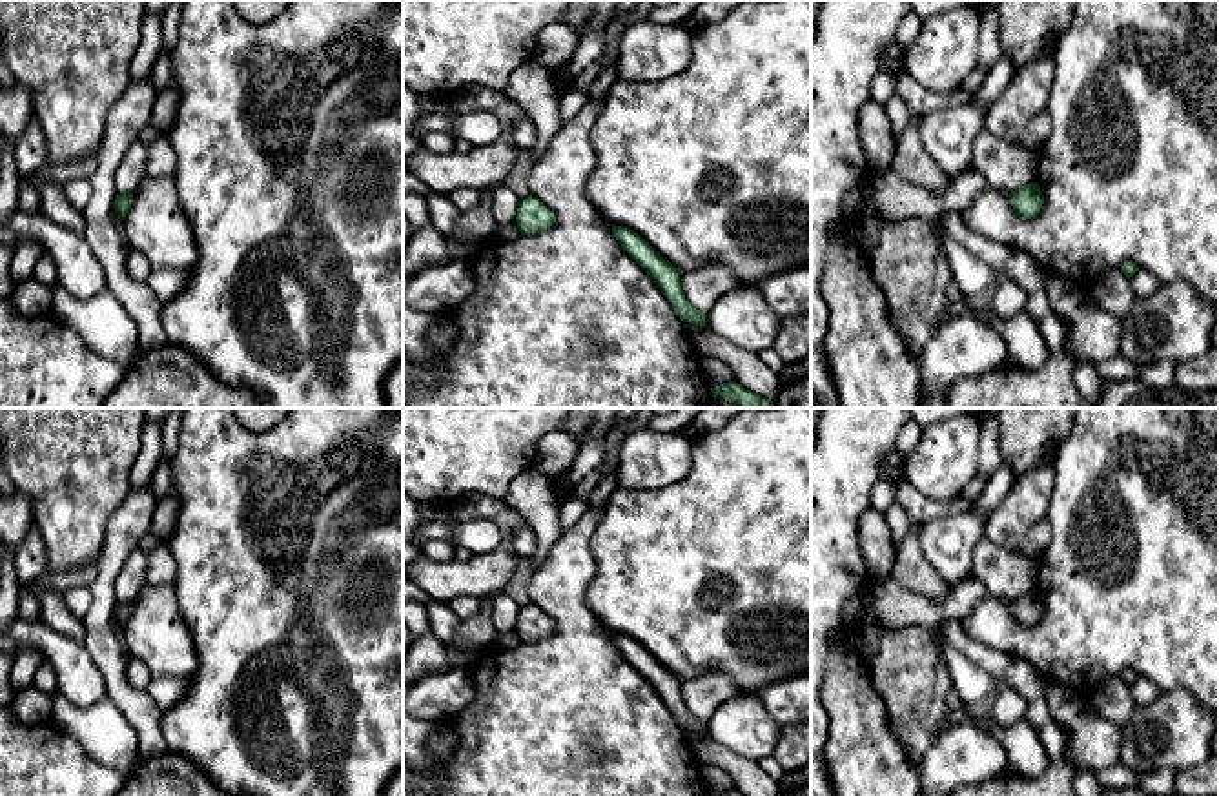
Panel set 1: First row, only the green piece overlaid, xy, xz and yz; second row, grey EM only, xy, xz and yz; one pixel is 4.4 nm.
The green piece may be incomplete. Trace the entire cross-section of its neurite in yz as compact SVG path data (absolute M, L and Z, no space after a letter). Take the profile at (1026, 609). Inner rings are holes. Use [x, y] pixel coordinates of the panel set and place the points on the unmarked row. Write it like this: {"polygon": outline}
{"polygon": "M1035 590L1011 599L1009 610L1020 627L1035 627L1042 617L1044 605L1040 594Z"}

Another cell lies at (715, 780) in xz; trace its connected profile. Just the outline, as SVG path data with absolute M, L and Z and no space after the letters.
M700 765L700 780L709 796L734 789L732 778L720 767Z

